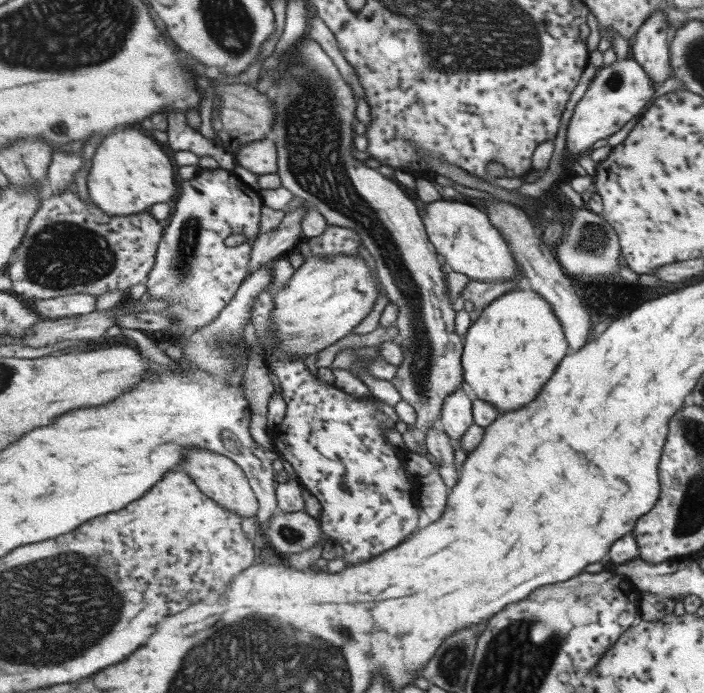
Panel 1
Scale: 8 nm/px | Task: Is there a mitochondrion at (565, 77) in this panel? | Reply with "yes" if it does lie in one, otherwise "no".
no

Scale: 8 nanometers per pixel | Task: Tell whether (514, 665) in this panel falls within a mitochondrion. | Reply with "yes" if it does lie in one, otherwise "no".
yes

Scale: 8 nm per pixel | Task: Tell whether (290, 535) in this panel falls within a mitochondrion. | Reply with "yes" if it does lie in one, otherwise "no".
yes

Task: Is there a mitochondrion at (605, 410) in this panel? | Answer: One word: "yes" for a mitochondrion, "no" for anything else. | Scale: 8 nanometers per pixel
no

